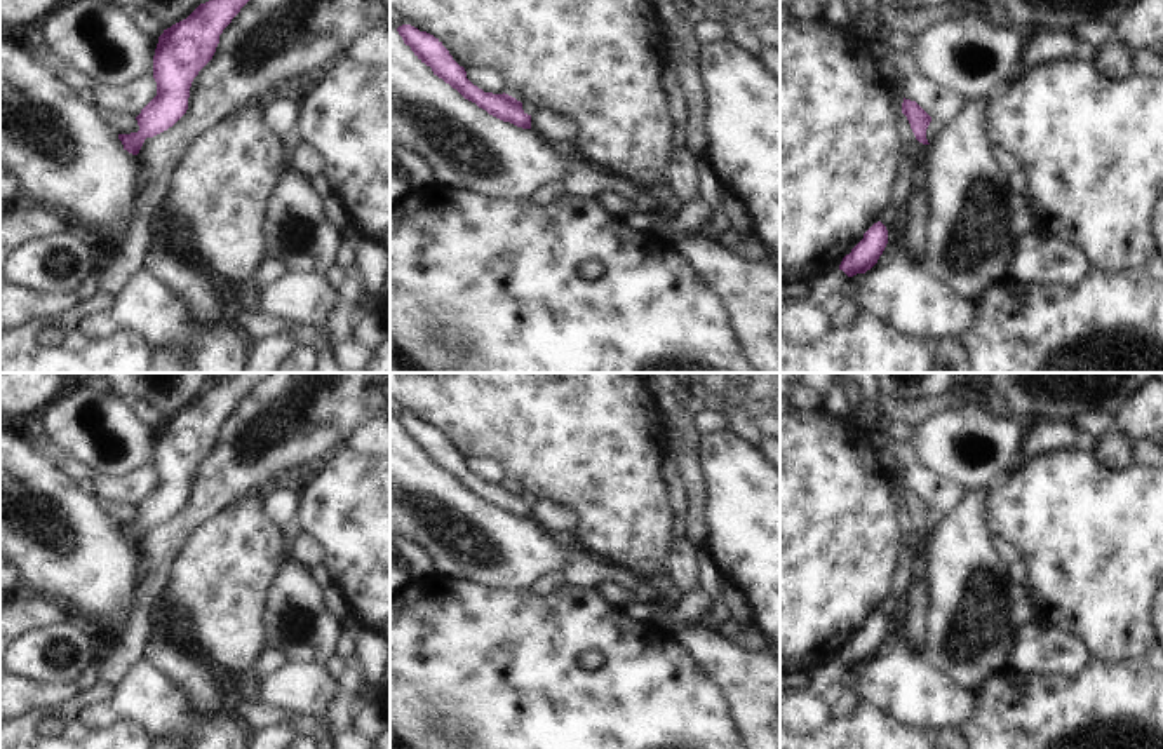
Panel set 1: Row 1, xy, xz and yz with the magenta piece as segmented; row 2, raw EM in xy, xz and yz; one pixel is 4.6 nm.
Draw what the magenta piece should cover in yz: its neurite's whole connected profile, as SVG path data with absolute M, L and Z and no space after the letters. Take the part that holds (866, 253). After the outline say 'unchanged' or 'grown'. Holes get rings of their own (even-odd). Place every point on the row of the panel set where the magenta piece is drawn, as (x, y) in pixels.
M877 221L865 233L864 239L846 254L839 265L848 277L865 273L871 270L888 244L888 230Z | unchanged

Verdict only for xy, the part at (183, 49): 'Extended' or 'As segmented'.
As segmented.

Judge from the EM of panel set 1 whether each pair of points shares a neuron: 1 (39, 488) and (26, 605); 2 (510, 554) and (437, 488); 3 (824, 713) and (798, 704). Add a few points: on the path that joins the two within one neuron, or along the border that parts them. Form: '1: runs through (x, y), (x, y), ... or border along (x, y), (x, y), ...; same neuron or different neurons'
1: border along (21, 589), (39, 596); different neurons
2: runs through (493, 535), (457, 507); same neuron
3: runs through (817, 713), (805, 711); same neuron

